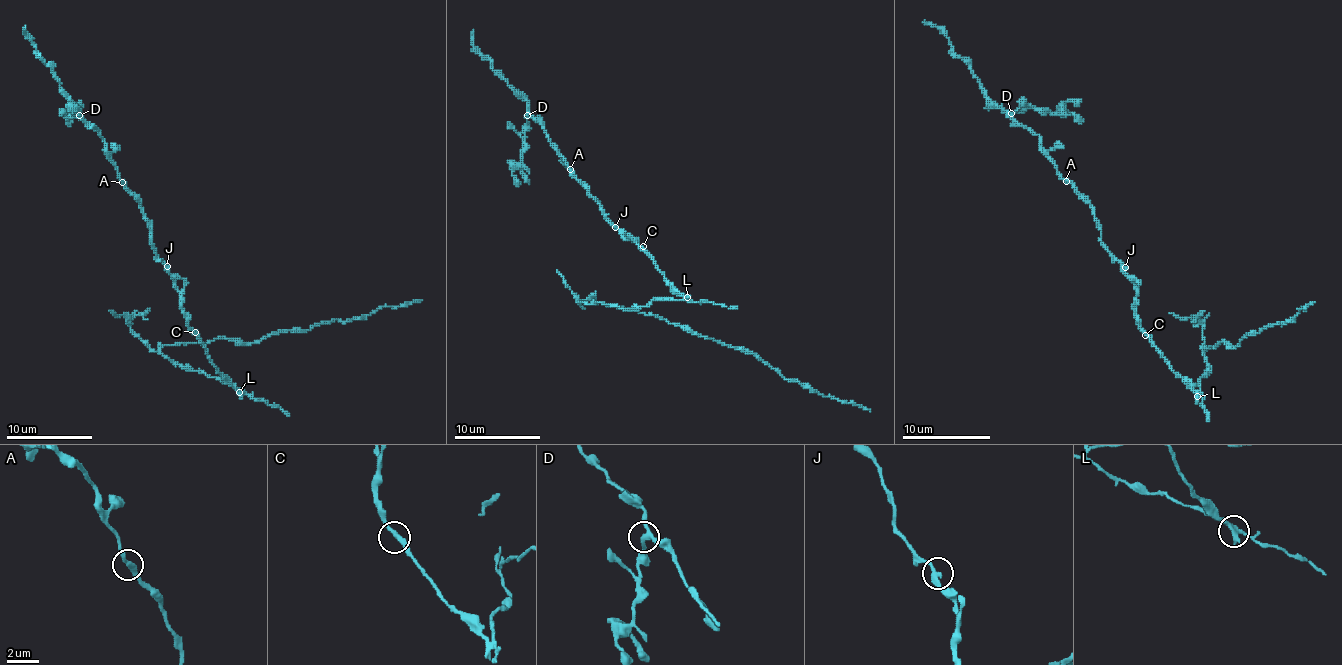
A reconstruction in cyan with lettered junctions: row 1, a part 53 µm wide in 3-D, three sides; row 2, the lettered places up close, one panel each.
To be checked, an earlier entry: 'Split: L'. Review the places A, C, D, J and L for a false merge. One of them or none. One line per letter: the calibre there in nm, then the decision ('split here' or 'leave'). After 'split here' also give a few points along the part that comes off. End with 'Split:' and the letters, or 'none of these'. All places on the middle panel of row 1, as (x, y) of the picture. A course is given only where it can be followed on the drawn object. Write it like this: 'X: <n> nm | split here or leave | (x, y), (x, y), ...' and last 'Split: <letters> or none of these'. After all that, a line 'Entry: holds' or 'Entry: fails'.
A: 300 nm | leave
C: 320 nm | leave
D: 240 nm | leave
J: 280 nm | leave
L: 240 nm | split here | (688, 298), (630, 308), (608, 304), (658, 315), (756, 353), (786, 379), (870, 411)
Split: L
Entry: holds

